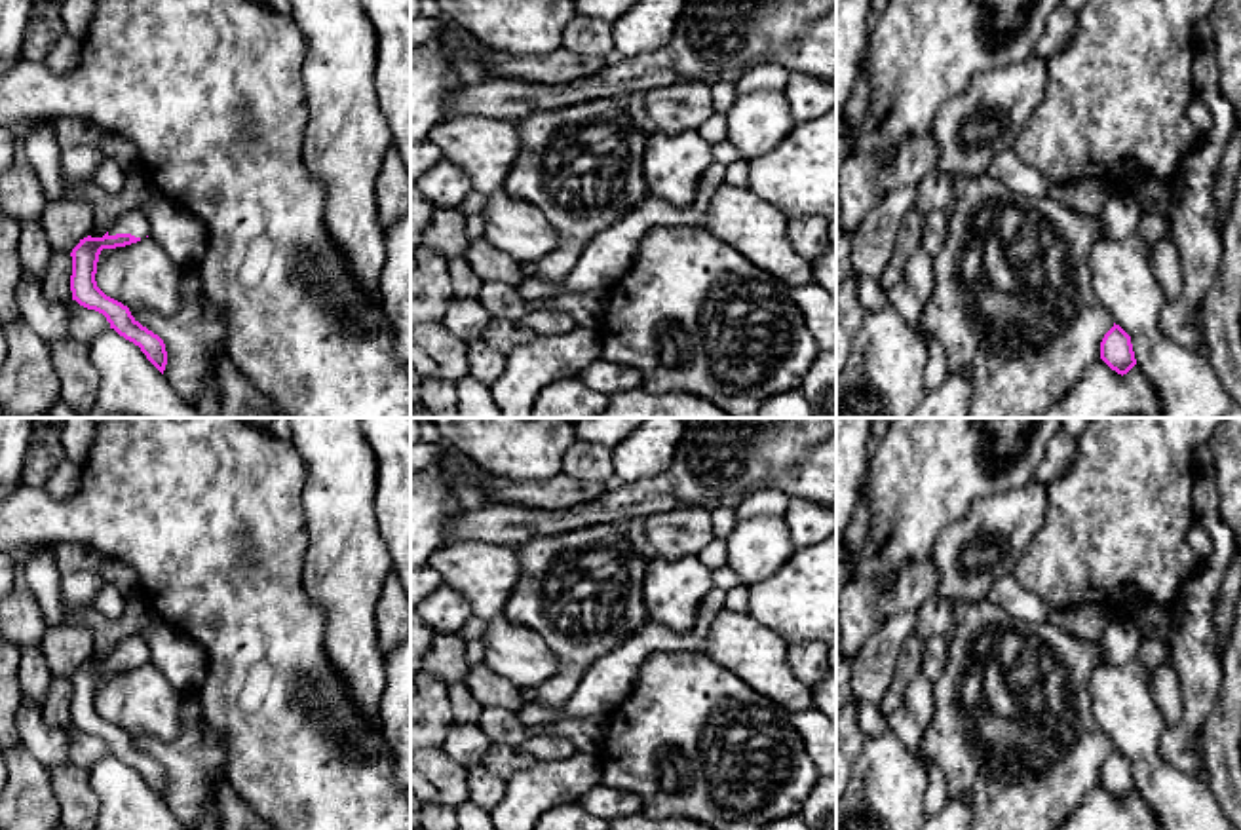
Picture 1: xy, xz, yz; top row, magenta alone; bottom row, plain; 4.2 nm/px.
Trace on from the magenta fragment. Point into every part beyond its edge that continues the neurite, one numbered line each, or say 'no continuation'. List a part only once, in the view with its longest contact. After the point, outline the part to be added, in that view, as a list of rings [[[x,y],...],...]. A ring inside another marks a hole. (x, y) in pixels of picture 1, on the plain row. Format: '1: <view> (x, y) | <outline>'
1: xy (194, 760) | [[[184,693],[182,729],[173,741],[129,735],[135,746],[158,760],[167,777],[163,802],[186,830],[198,824],[203,803],[226,771],[220,735],[207,726],[198,693]]]

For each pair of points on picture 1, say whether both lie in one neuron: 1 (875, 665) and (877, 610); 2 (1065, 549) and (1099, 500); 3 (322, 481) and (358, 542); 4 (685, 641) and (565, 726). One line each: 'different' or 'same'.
1: different
2: same
3: same
4: different

